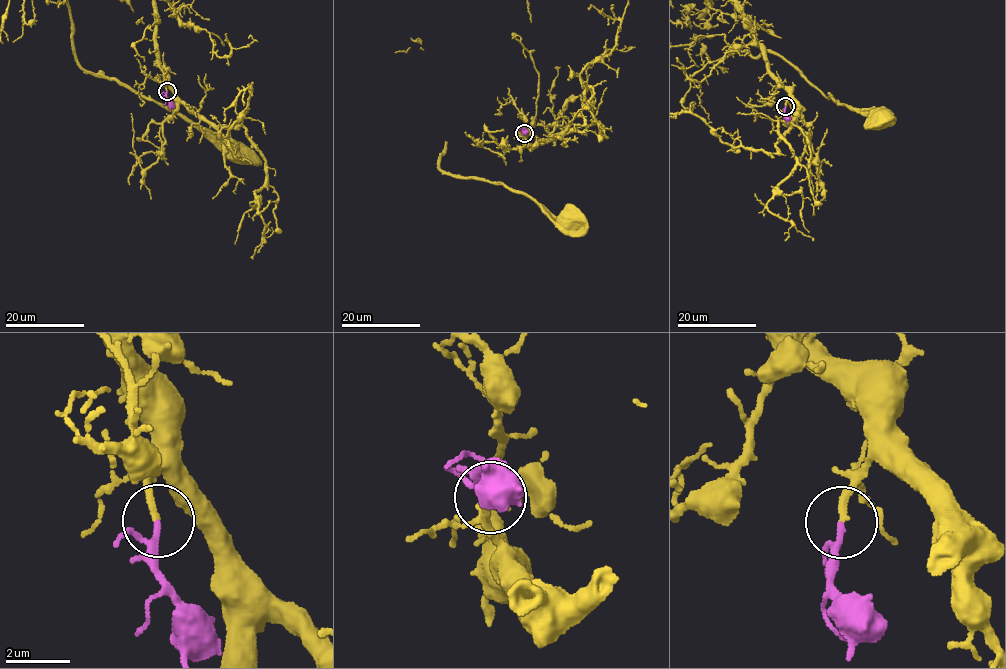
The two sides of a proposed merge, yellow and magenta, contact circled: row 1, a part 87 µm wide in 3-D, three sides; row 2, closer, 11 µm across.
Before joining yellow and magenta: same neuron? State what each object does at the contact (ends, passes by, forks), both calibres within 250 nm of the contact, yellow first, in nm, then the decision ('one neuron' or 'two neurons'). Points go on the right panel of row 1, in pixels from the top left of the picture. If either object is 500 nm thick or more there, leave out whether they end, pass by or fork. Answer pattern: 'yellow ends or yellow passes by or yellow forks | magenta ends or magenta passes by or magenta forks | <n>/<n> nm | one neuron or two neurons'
yellow ends | magenta passes by | 200/140 nm | one neuron

